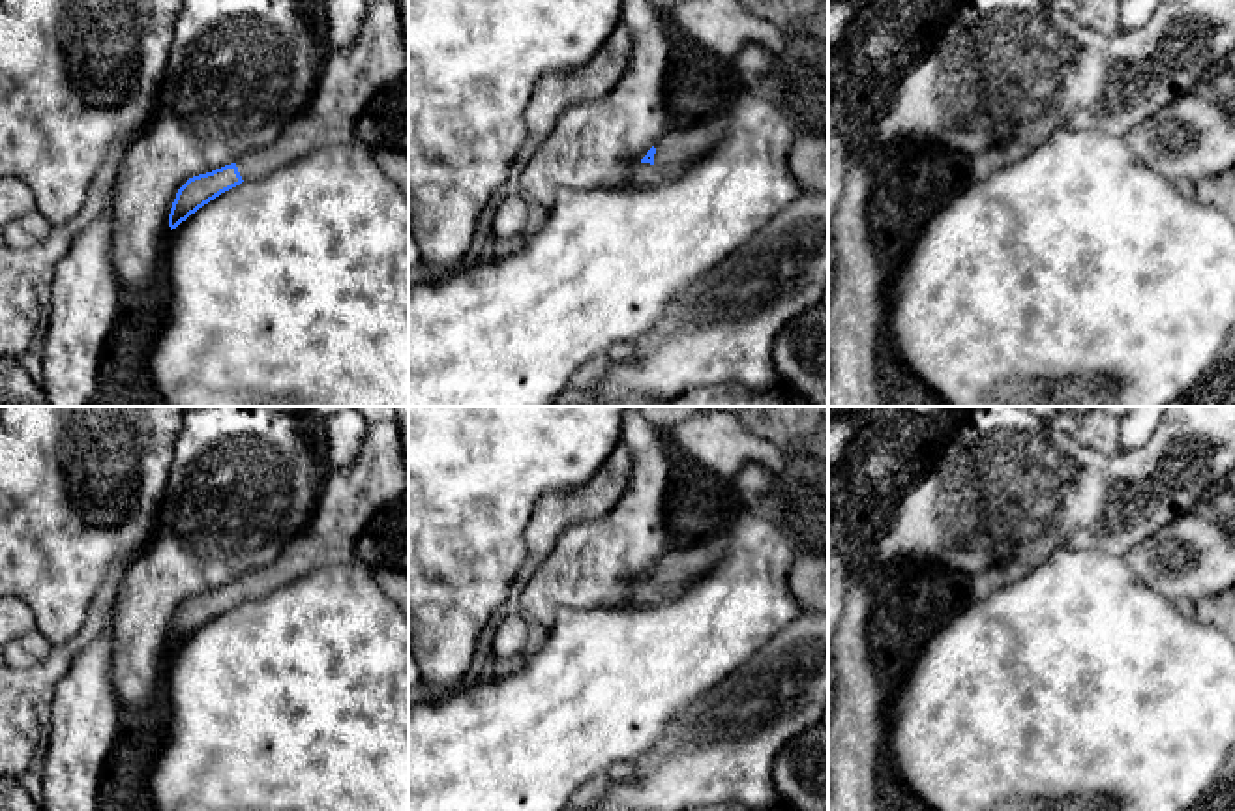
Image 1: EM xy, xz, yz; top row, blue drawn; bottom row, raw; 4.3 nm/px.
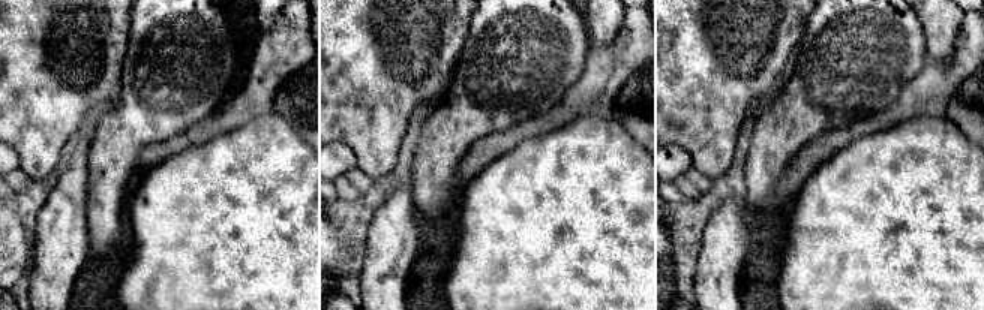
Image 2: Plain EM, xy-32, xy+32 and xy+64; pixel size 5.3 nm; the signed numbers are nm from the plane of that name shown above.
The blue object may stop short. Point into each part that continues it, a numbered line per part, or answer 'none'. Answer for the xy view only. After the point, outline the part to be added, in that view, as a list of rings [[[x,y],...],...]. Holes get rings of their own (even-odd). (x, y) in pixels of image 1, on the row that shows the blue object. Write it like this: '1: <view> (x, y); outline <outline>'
1: xy (349, 77); outline [[[395,2],[369,4],[350,47],[326,51],[309,103],[268,146],[236,159],[242,180],[262,178],[332,144],[356,142],[354,125],[369,99],[409,69]]]

